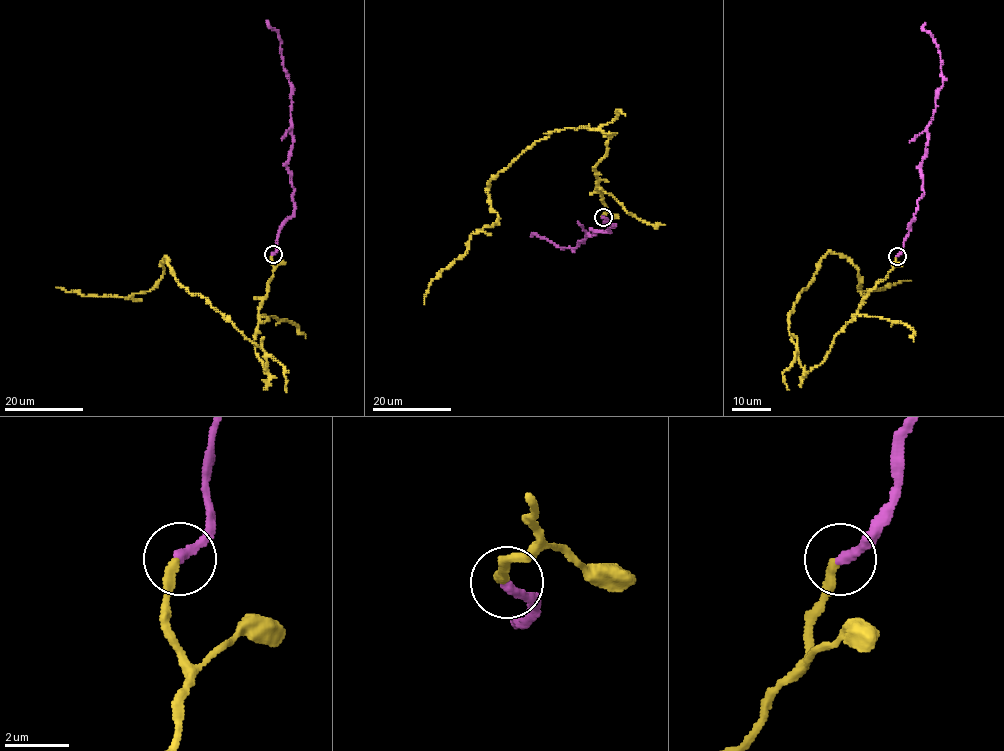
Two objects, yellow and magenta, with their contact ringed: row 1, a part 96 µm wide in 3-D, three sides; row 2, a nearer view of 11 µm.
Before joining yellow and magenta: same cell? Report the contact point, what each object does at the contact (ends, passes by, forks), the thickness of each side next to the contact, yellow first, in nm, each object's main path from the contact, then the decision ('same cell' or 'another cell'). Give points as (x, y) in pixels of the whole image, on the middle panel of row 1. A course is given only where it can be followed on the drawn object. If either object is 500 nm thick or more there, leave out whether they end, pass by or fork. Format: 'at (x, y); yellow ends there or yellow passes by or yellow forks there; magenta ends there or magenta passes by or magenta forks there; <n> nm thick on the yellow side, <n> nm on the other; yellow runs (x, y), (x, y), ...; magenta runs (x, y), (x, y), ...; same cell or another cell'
at (603, 217); yellow ends there; magenta ends there; 300 nm thick on the yellow side, 280 nm on the other; yellow runs (602, 216), (593, 168), (609, 136), (583, 126), (551, 132), (489, 181), (499, 218), (471, 236), (423, 303); magenta runs (603, 216), (604, 224), (614, 224), (610, 232), (587, 234), (577, 247), (531, 237); another cell

